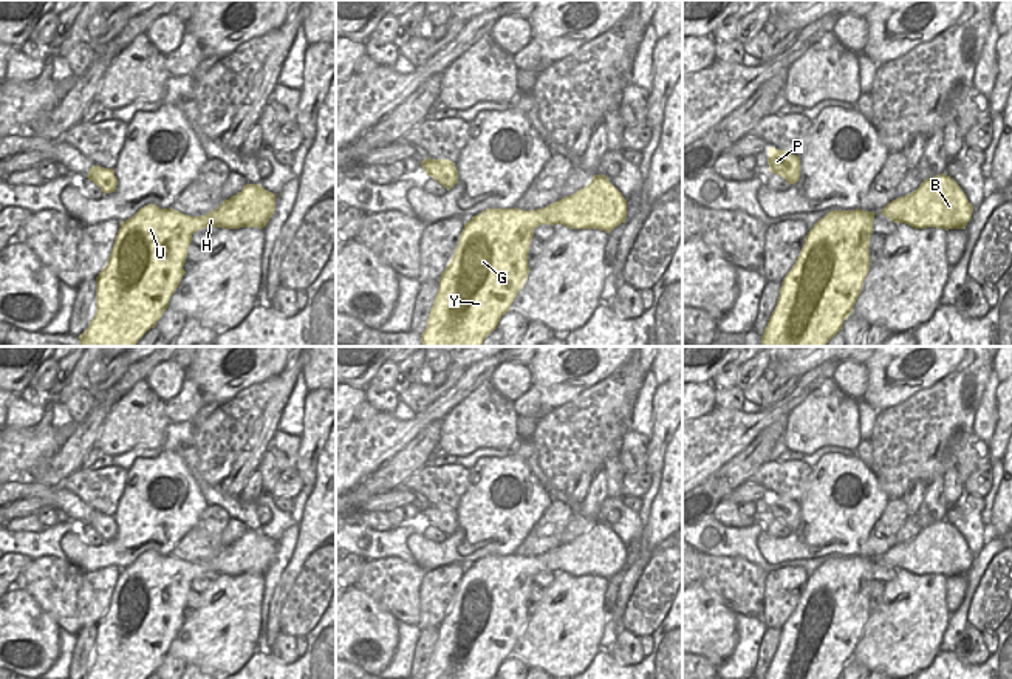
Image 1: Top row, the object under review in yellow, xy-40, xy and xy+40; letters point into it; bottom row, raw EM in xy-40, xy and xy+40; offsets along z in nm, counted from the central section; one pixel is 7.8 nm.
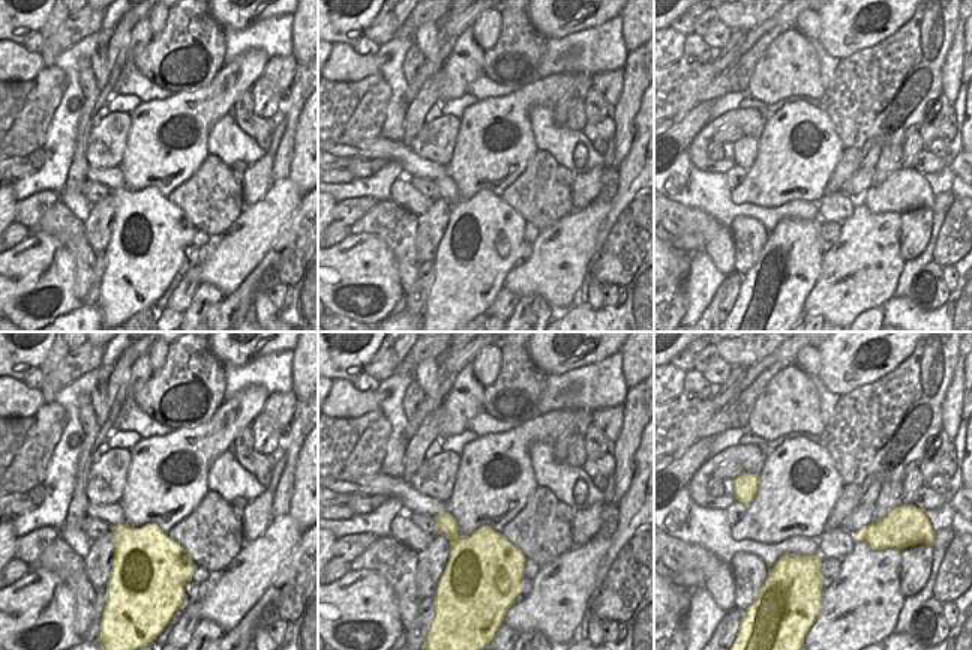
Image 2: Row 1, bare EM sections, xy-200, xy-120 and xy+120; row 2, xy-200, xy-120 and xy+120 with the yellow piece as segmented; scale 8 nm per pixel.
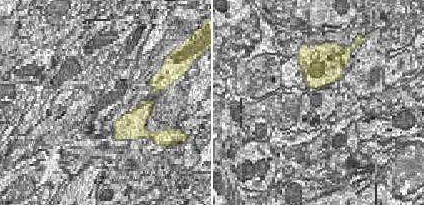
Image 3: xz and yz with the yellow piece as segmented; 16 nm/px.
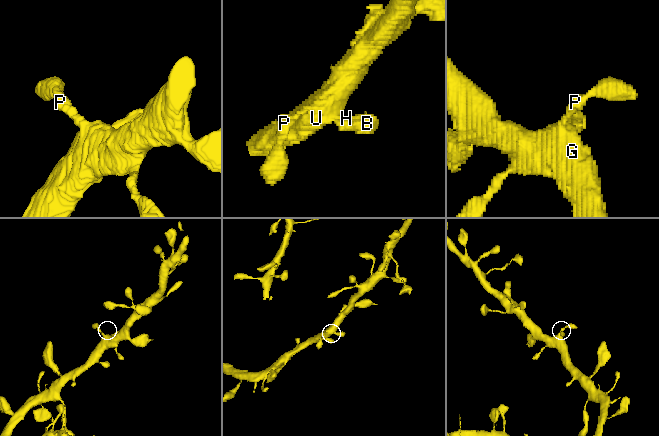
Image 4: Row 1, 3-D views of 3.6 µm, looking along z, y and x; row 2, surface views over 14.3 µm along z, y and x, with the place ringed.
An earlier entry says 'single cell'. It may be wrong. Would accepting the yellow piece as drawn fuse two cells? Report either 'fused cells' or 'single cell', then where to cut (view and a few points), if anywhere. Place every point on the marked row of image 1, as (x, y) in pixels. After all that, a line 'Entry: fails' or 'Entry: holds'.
single cell | no cut
Entry: holds

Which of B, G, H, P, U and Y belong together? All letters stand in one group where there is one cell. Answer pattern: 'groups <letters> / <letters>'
groups B G H P U Y

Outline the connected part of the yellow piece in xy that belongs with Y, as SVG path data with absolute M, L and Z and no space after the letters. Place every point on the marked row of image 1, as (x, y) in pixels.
M605 175L588 186L537 210L486 209L464 224L455 254L439 277L439 289L421 334L422 346L481 346L497 329L503 314L528 278L528 254L534 229L563 224L569 229L599 229L610 234L627 218L627 200Z

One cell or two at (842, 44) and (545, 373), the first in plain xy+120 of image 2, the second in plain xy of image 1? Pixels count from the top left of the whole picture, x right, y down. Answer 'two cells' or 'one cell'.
one cell

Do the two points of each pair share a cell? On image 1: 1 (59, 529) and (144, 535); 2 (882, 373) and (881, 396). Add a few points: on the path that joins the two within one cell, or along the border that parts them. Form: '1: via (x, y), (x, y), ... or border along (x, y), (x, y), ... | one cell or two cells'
1: border along (75, 529), (68, 531), (59, 542), (67, 559) | two cells
2: via (882, 379), (882, 390) | one cell

